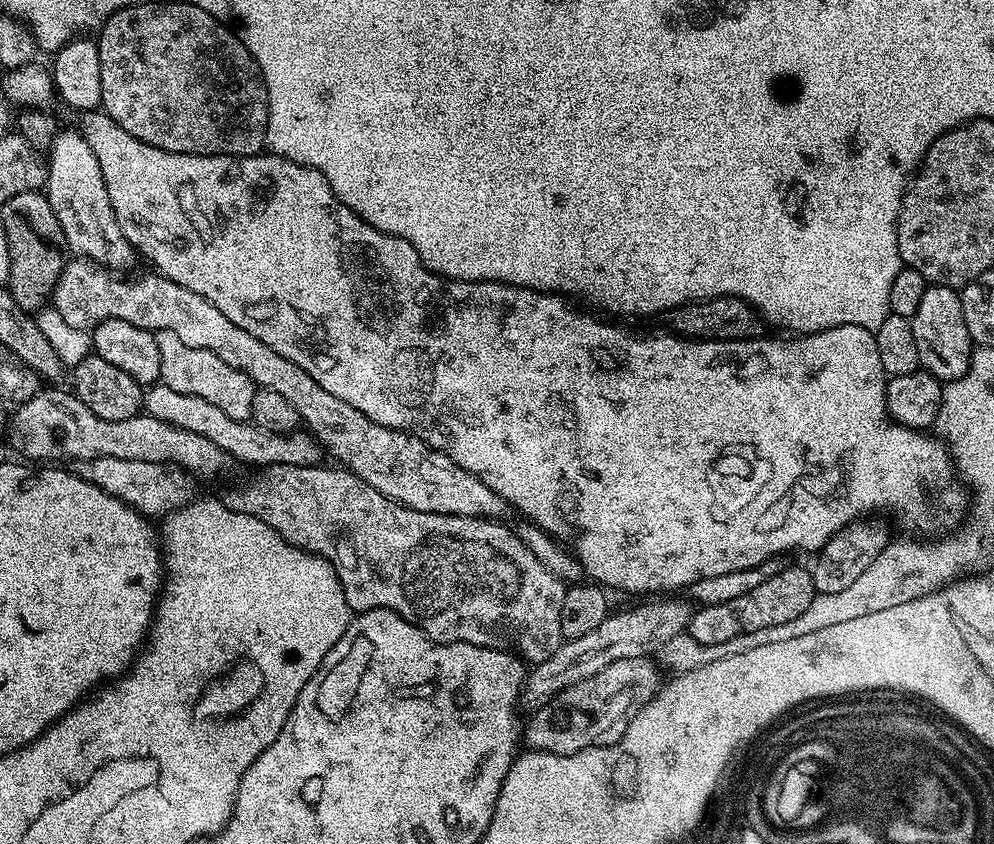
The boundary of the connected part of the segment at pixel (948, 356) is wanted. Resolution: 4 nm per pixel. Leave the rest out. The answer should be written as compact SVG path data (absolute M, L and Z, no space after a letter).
M942 284L929 286L911 322L923 371L933 372L941 382L957 380L968 372L974 345L970 330L966 330L966 318L962 318L962 302L957 289L945 288Z

